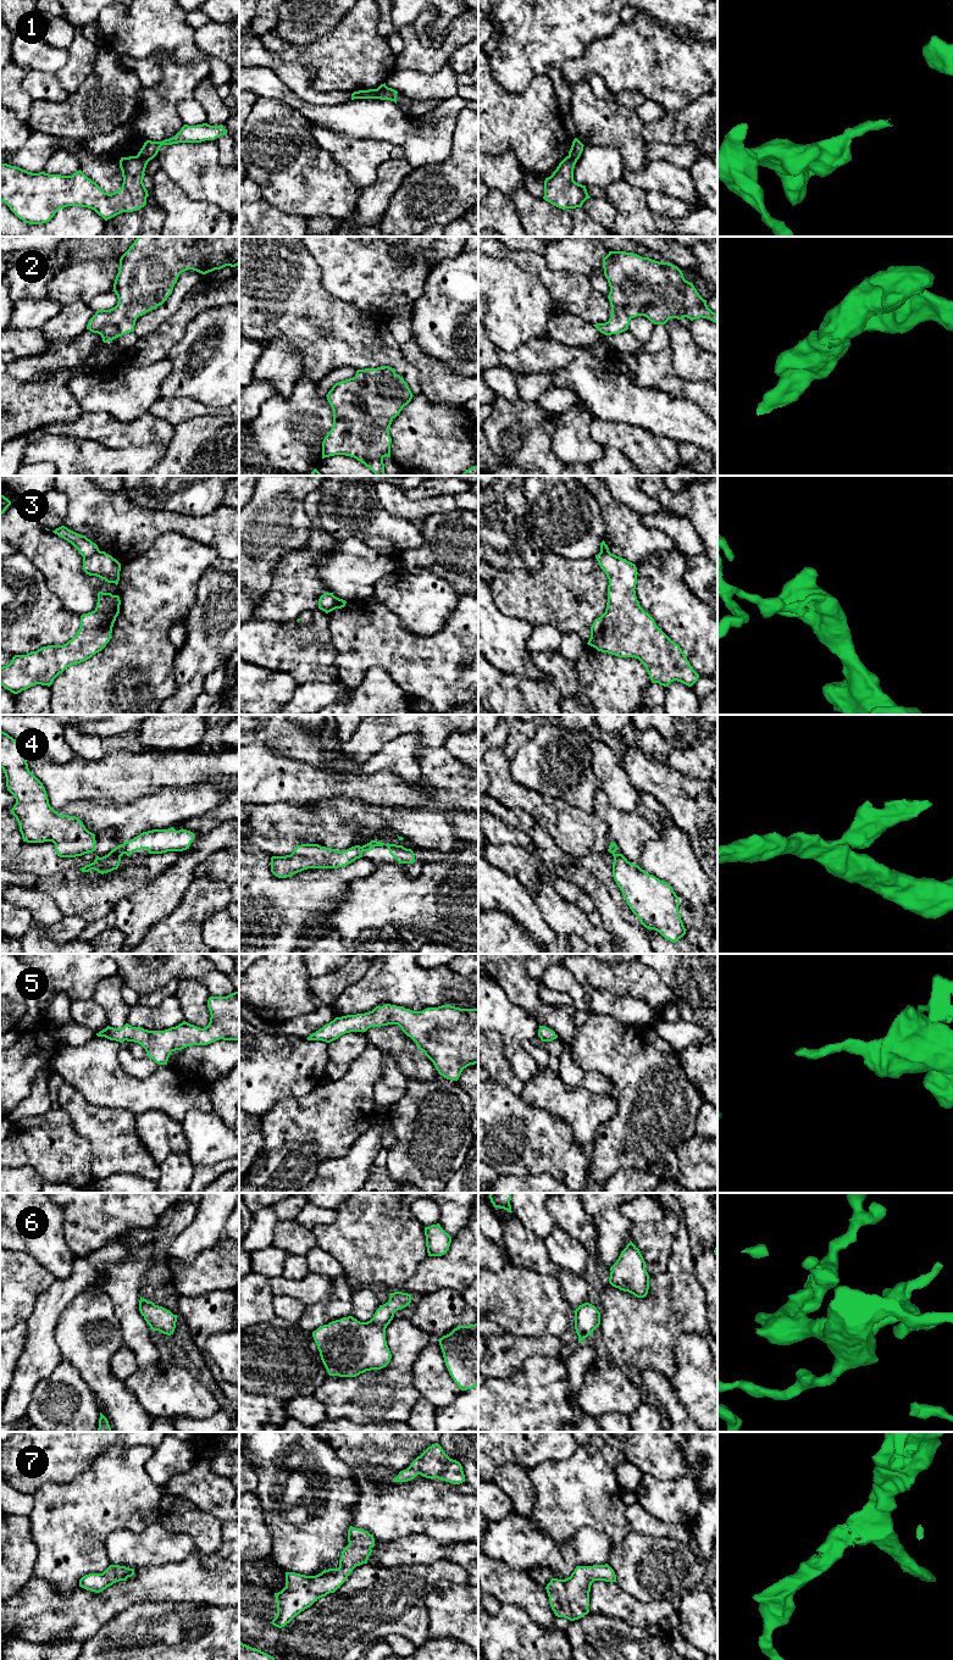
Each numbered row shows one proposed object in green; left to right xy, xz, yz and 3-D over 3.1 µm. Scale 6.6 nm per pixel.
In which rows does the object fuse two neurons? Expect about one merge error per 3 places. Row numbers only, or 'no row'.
1, 3, 4

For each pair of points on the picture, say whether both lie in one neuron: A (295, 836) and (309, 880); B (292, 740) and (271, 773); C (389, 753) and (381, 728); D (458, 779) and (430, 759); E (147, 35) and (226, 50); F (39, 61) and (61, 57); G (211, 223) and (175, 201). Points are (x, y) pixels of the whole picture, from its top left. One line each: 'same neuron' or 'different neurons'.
A: different neurons
B: different neurons
C: different neurons
D: same neuron
E: different neurons
F: same neuron
G: same neuron

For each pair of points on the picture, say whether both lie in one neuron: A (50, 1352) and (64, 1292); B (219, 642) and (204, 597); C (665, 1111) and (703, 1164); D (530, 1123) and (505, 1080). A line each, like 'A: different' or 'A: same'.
A: same
B: same
C: different
D: different

